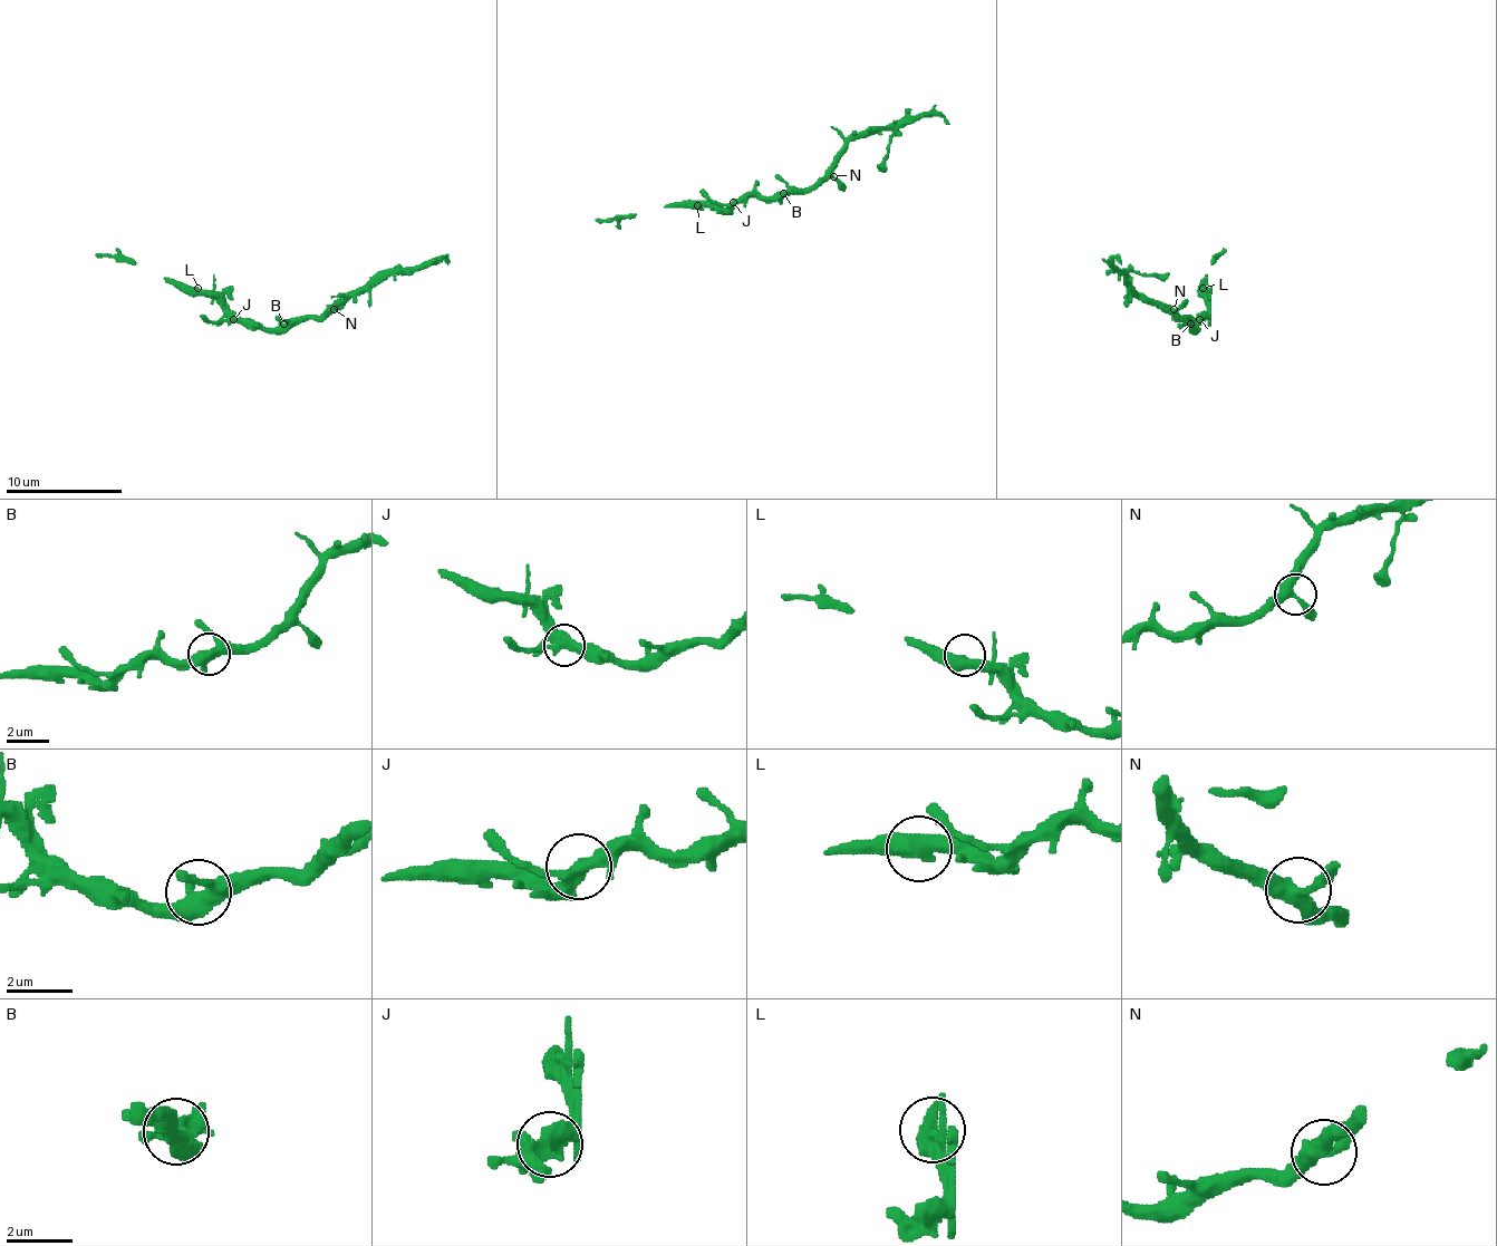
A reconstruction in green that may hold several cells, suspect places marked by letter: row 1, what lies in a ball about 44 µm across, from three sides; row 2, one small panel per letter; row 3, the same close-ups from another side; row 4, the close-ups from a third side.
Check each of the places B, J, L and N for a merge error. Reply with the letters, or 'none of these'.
none of these

